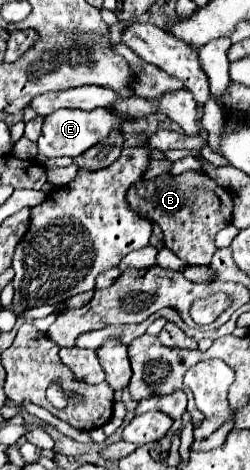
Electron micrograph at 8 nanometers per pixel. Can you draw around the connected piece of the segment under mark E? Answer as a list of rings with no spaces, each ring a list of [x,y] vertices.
[[[100,107],[100,109],[92,109],[92,111],[82,111],[82,109],[58,109],[56,113],[50,113],[44,119],[44,127],[38,139],[38,153],[46,155],[46,157],[76,157],[84,151],[88,151],[92,145],[96,145],[98,141],[106,139],[110,133],[114,131],[122,131],[122,127],[130,123],[128,117],[118,115],[112,109]]]

